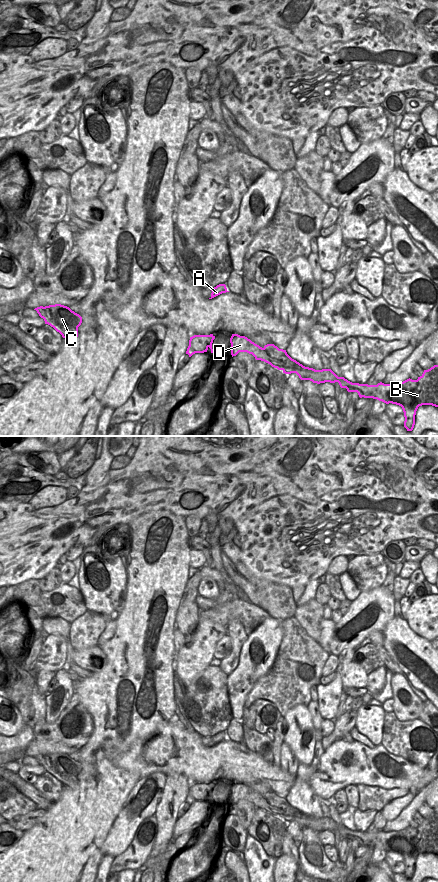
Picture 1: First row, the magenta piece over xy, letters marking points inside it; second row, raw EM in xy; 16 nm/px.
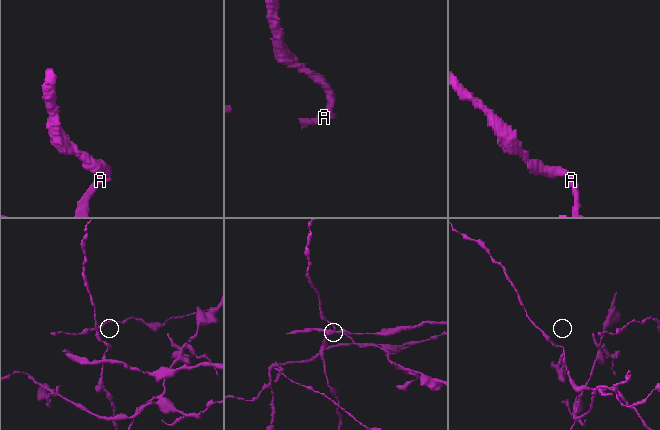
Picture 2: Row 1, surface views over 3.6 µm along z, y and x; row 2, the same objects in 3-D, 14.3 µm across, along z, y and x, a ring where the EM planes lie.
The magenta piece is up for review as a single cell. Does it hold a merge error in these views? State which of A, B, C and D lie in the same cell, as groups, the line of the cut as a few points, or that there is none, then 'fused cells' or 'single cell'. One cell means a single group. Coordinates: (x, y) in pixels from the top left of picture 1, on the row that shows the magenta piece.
A / B C D | xy (208, 335), (197, 335), (190, 339) | fused cells

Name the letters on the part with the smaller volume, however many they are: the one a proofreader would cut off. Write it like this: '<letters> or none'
A

